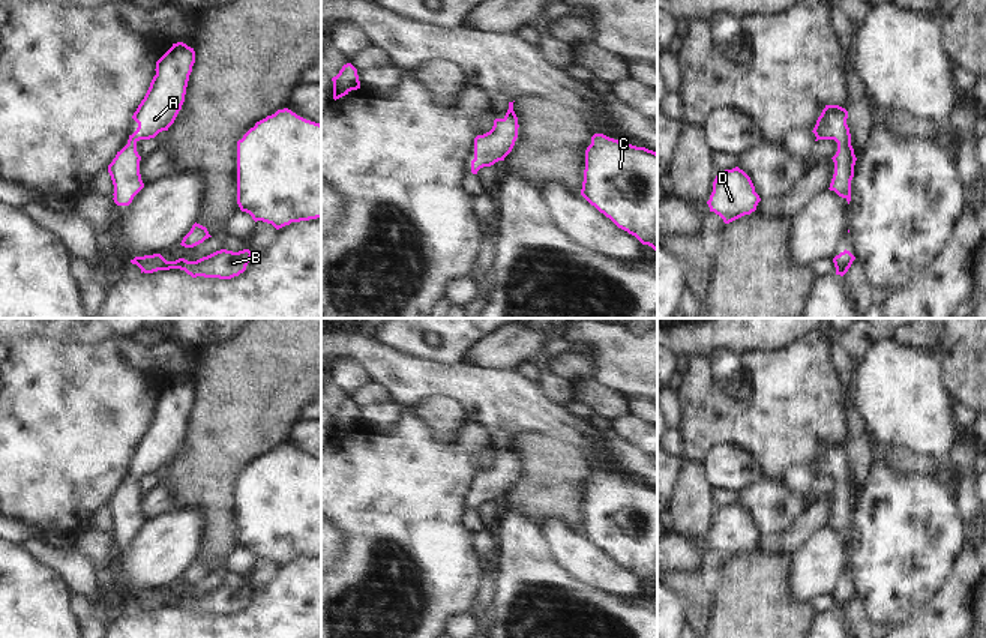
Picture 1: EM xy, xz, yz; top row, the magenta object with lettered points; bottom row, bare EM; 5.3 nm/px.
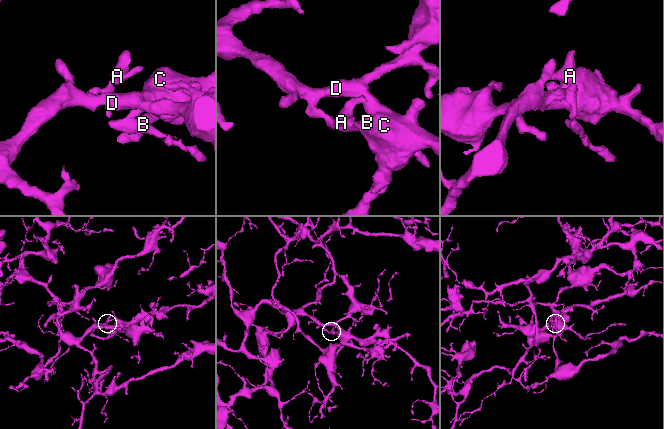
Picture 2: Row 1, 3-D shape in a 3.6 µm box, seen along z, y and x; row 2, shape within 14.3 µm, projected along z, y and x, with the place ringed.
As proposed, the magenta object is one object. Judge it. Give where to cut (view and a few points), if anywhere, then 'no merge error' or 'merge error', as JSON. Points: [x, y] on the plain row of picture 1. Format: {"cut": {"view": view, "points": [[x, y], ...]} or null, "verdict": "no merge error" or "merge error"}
{"cut": null, "verdict": "no merge error"}

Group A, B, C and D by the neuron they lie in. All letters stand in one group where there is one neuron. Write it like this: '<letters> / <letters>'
A B C D

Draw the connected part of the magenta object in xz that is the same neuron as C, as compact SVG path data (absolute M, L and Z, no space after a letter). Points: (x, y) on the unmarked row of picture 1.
M594 470L581 531L618 564L657 585L656 488Z

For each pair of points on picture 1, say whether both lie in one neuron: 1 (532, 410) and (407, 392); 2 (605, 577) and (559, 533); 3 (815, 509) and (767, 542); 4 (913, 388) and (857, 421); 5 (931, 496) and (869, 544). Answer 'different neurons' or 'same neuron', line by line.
1: same neuron
2: same neuron
3: same neuron
4: different neurons
5: same neuron

